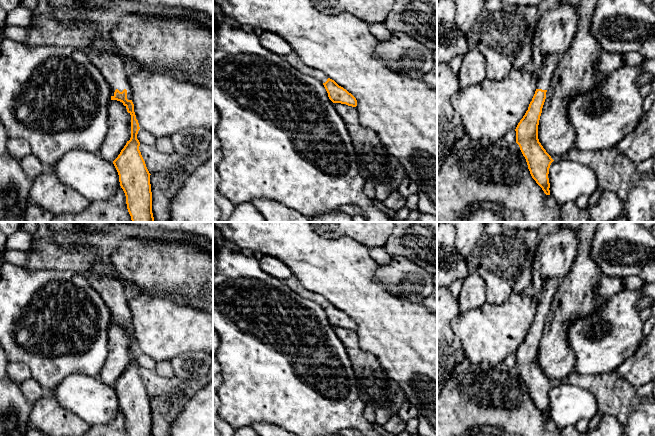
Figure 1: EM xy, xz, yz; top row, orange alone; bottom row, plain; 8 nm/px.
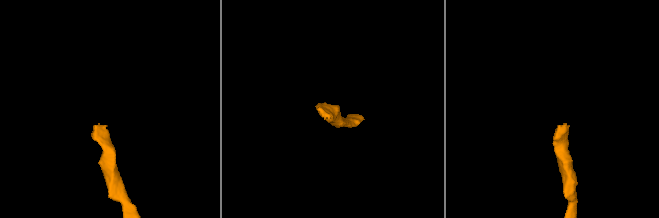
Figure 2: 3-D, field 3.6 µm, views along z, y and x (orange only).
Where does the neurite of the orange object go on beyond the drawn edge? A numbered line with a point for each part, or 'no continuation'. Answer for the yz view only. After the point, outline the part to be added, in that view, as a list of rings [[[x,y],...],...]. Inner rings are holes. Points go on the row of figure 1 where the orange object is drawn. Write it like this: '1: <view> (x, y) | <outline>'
1: yz (544, 74) | [[[551,54],[544,56],[542,65],[536,69],[535,75],[537,77],[537,89],[548,90],[556,71],[559,55]]]

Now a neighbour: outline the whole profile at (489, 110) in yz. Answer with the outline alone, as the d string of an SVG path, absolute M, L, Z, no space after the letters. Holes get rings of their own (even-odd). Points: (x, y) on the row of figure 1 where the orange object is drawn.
M512 70L500 81L485 79L479 84L459 89L452 98L452 105L459 114L465 134L472 139L487 139L495 142L515 130L528 110L529 104L537 89L537 77L524 70Z

